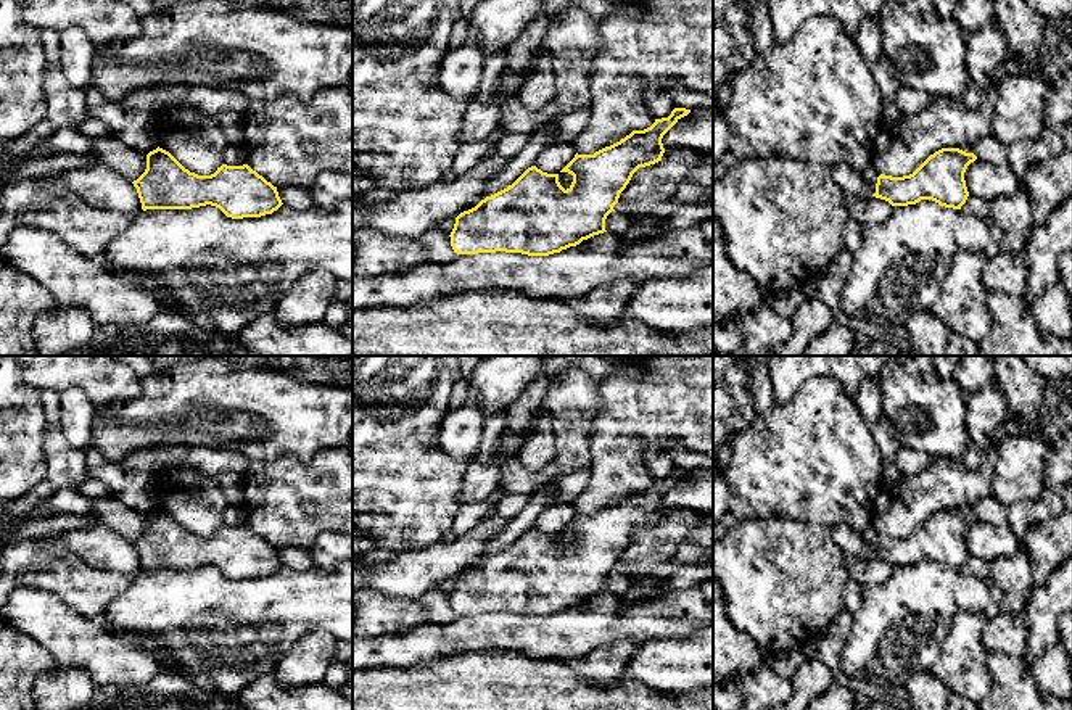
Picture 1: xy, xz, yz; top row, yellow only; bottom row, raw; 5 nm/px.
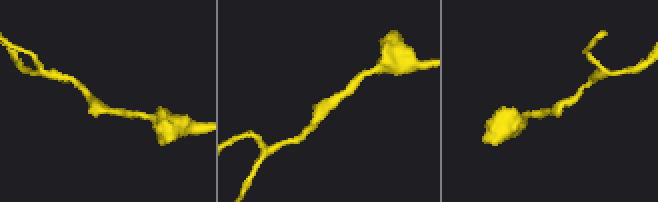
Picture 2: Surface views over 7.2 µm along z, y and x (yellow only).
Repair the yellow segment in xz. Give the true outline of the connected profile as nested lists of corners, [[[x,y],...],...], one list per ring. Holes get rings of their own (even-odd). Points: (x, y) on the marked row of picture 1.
[[[674,108],[668,118],[655,119],[644,130],[633,130],[620,142],[594,155],[575,155],[560,171],[573,175],[565,190],[559,174],[547,174],[536,166],[528,167],[512,185],[486,196],[475,208],[456,217],[451,232],[451,246],[457,254],[478,253],[522,253],[528,256],[549,256],[579,245],[594,235],[604,233],[605,219],[618,203],[620,193],[639,167],[662,161],[665,153],[663,135],[691,109]]]

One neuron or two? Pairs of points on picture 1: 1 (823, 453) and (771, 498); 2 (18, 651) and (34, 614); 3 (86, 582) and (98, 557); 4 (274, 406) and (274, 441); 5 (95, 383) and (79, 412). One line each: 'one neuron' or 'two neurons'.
1: one neuron
2: two neurons
3: two neurons
4: one neuron
5: two neurons

